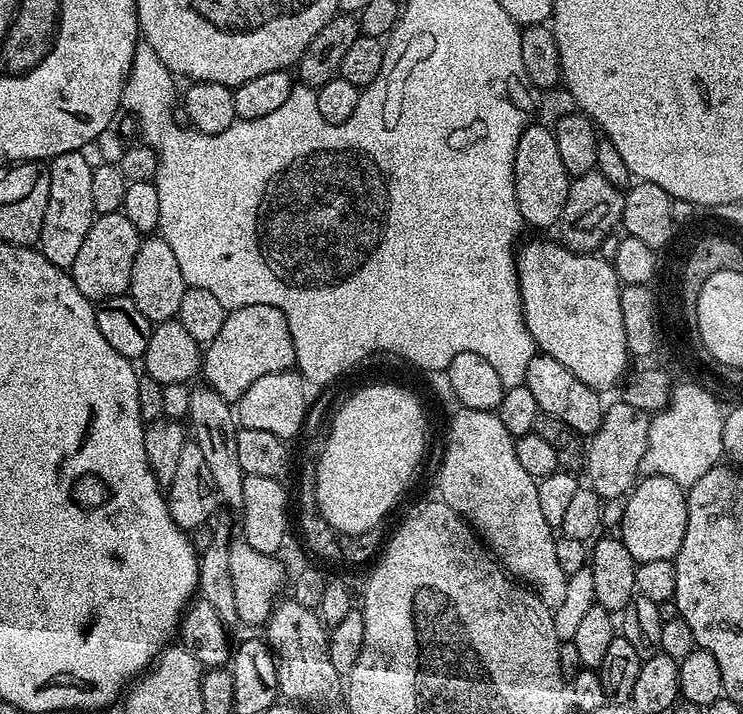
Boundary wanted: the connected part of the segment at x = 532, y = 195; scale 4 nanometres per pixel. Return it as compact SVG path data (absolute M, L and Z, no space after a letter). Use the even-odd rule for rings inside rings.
M539 122L529 124L518 138L518 150L514 154L514 190L518 198L518 210L525 225L548 228L559 225L560 216L566 206L566 194L570 177L566 166L562 166L562 154L558 154L556 133Z

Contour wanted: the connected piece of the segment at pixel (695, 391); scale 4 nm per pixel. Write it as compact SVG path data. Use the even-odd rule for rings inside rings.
M691 382L692 384L677 383L672 389L672 396L668 404L661 412L655 413L648 422L648 445L646 454L642 454L640 472L644 476L669 476L674 482L690 486L706 474L706 470L717 467L721 463L720 456L724 451L724 417L720 412L721 401L717 400L711 392L707 392L703 384Z

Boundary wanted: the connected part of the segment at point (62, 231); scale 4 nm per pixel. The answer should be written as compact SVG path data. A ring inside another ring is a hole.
M83 151L58 154L48 164L50 198L46 202L46 218L42 222L38 250L46 259L54 262L54 266L65 270L71 269L78 250L86 239L86 234L90 233L93 221L98 216L92 201L94 164L93 161L88 161L84 155Z

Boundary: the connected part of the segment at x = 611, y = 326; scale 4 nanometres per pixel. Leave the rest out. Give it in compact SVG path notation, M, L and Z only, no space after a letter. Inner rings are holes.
M553 240L521 243L516 253L526 326L537 349L562 362L574 378L597 390L612 388L616 383L617 387L625 379L630 361L626 329L622 326L622 285L618 274L611 260L604 260L599 254L571 252Z

